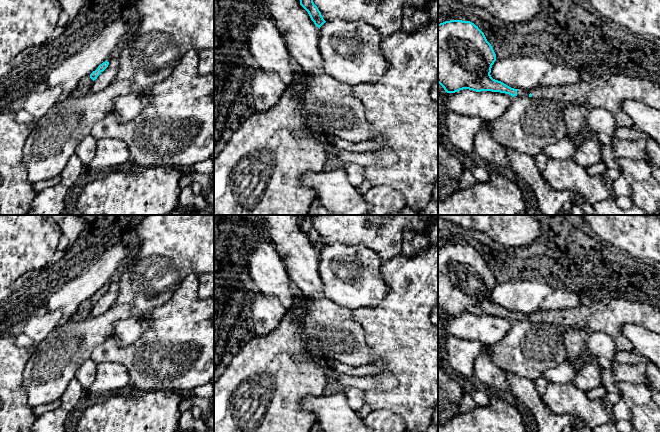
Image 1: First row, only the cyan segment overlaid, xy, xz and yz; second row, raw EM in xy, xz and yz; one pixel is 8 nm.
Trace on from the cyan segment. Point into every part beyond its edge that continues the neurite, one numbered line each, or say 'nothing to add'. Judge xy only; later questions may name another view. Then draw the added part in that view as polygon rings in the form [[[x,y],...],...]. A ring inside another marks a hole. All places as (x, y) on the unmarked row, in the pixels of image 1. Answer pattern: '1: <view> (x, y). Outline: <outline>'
1: xy (83, 311). Outline: [[[90,299],[84,301],[76,310],[76,312],[71,316],[70,320],[73,321],[83,321],[90,316],[93,304]]]

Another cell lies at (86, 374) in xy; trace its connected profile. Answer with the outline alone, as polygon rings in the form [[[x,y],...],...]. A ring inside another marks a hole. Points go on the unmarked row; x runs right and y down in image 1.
[[[88,359],[76,372],[75,379],[86,391],[96,378],[97,366],[98,364],[94,360]]]

